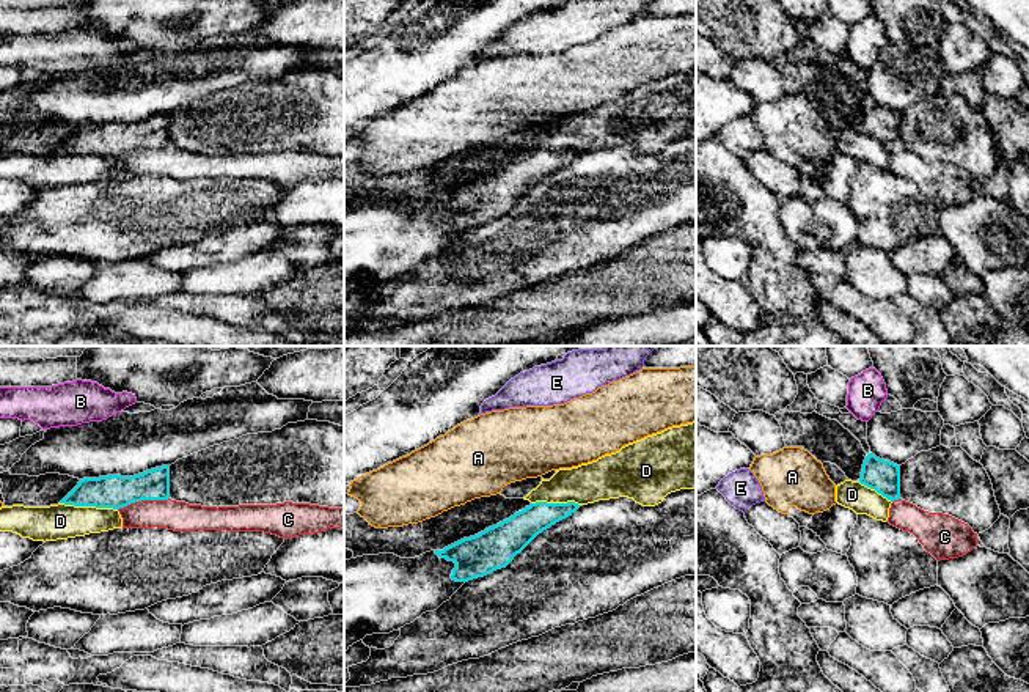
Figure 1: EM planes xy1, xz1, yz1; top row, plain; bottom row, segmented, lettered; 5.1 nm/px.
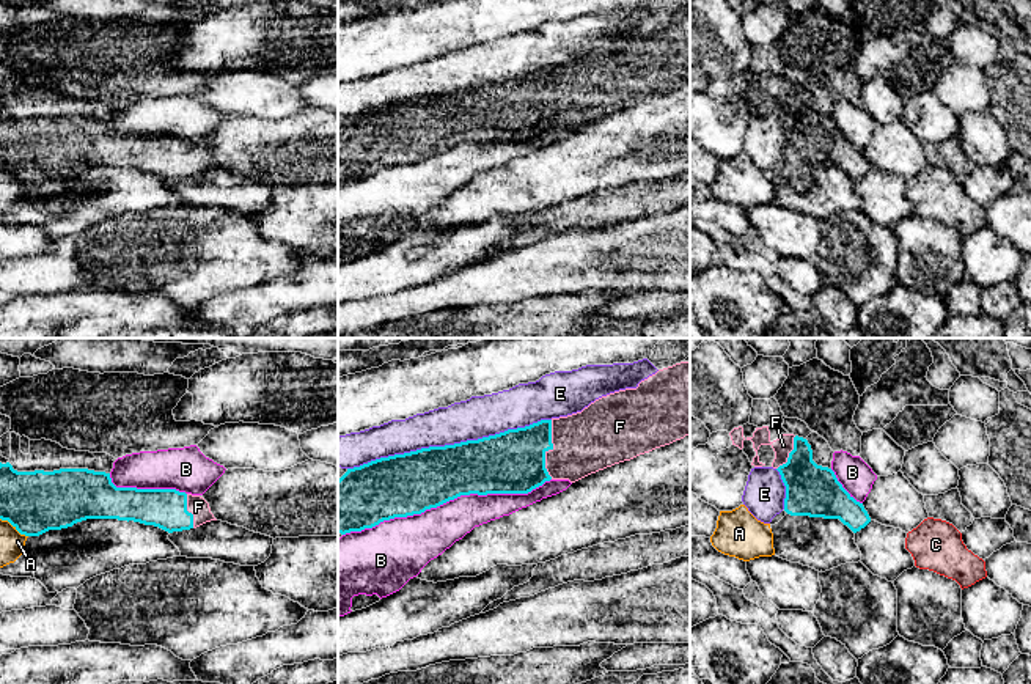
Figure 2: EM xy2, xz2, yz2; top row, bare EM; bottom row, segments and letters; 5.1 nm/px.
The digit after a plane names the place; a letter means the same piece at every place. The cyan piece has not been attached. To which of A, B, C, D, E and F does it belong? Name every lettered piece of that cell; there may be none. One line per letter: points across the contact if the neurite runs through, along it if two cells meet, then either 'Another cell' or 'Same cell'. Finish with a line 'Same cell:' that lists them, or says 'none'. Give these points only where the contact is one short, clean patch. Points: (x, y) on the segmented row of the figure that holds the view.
A: Another cell
B: Another cell
C: Another cell
D: Another cell
E: Another cell
F: Same cell
Same cell: F

